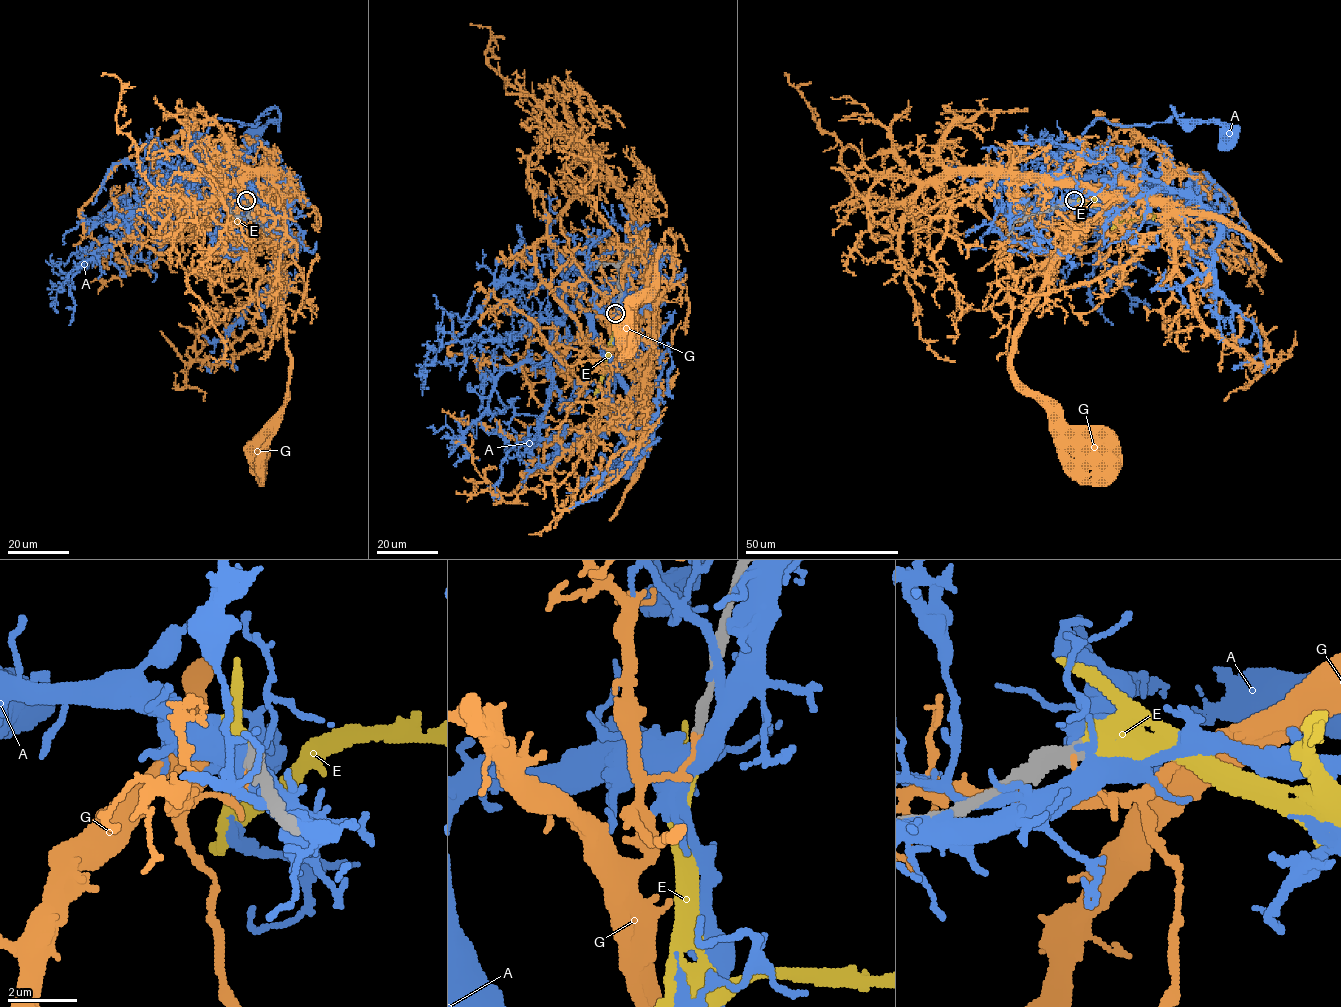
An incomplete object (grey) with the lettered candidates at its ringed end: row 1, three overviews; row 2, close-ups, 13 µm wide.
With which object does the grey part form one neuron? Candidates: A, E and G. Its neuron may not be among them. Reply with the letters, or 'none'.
E

